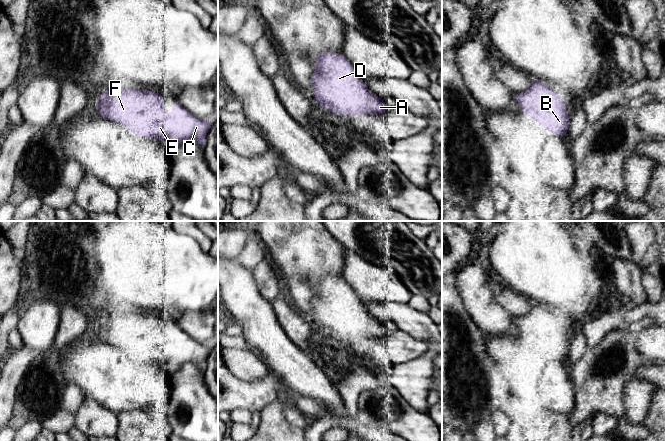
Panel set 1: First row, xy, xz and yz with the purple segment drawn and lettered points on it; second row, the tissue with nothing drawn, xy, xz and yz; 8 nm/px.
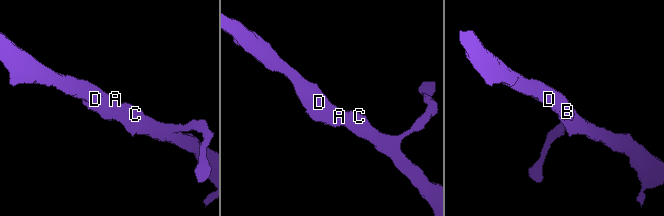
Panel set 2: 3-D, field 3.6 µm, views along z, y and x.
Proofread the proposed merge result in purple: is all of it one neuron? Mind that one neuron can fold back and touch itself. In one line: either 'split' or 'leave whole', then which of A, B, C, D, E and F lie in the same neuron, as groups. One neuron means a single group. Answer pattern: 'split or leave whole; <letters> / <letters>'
leave whole; A B C D E F

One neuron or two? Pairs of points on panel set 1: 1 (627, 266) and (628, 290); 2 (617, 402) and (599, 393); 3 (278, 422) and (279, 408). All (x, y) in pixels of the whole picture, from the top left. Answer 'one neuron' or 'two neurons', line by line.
1: one neuron
2: one neuron
3: one neuron

